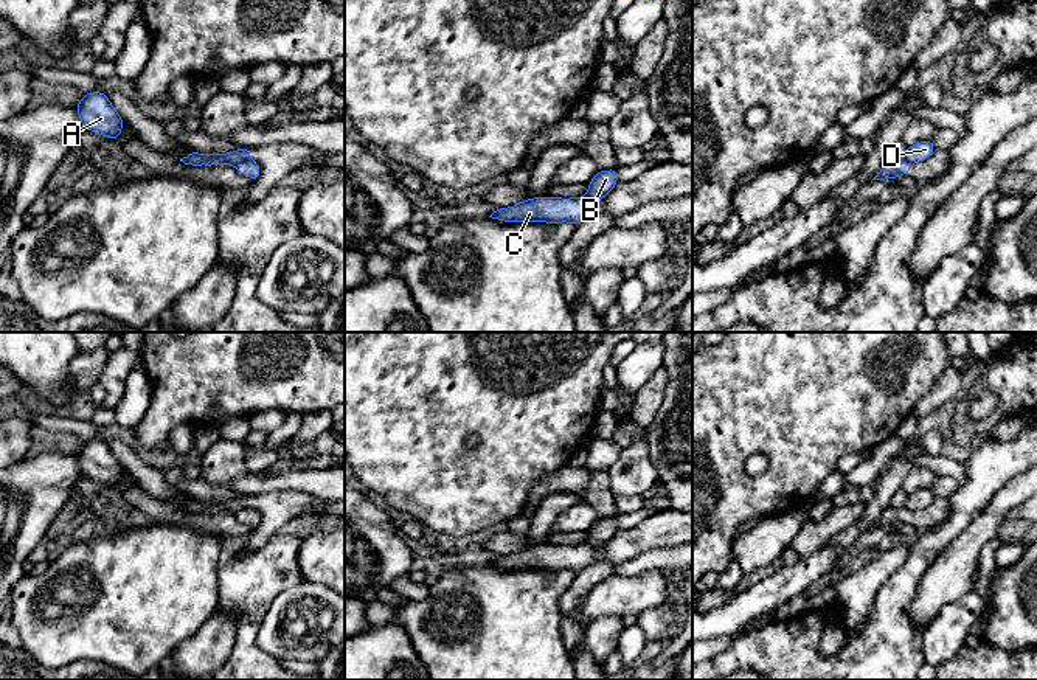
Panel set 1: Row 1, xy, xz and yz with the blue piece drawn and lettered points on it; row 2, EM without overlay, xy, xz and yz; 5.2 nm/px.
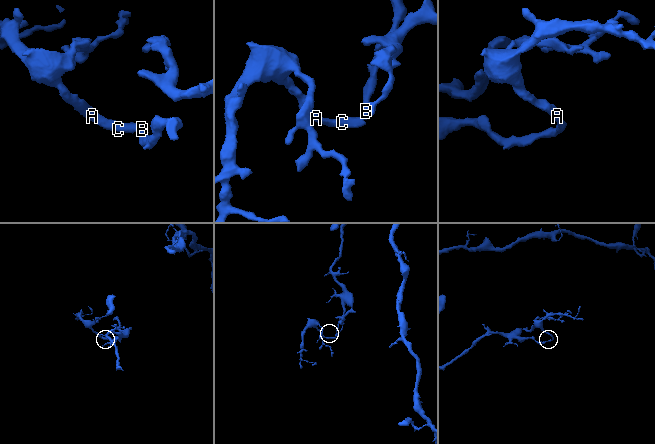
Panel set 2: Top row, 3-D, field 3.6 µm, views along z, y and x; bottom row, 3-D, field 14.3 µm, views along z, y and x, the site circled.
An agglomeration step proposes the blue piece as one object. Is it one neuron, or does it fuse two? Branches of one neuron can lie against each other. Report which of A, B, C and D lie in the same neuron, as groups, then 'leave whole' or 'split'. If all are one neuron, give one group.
A C D / B; split

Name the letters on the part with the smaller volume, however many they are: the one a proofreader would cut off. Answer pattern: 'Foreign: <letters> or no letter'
Foreign: A, C, D

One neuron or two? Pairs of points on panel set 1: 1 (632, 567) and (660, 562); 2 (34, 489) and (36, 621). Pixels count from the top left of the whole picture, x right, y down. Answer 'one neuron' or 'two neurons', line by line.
1: one neuron
2: two neurons

